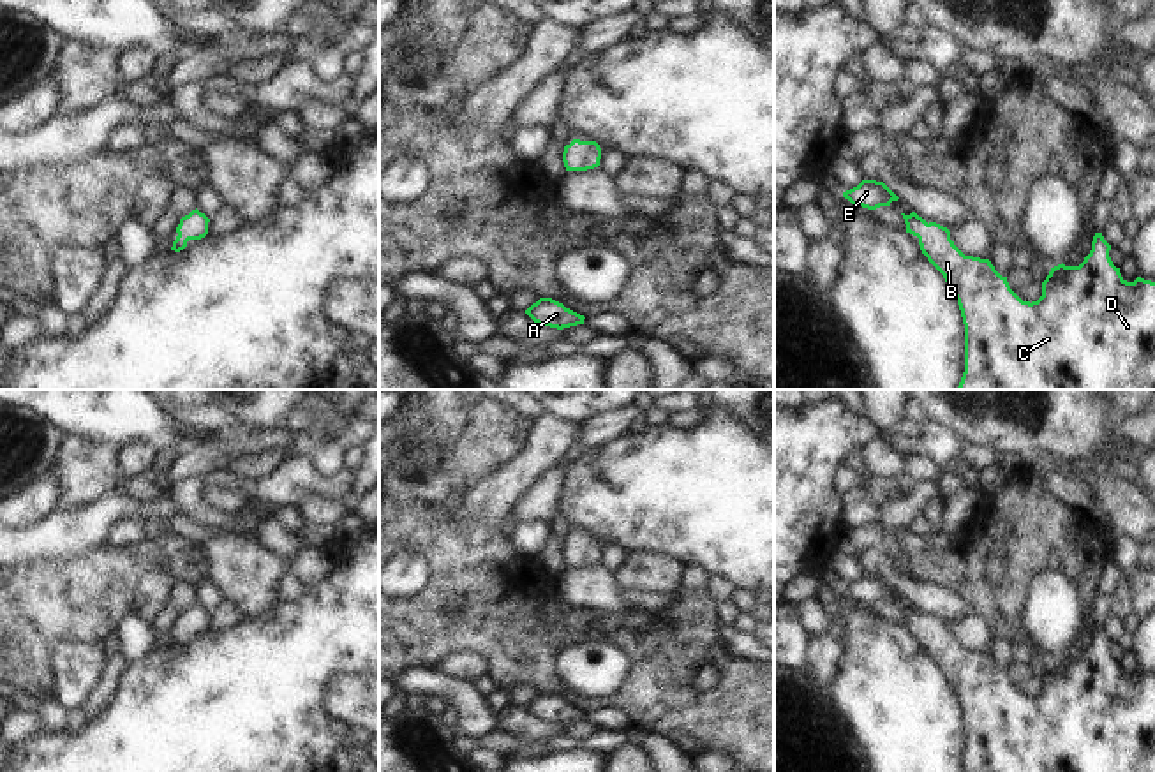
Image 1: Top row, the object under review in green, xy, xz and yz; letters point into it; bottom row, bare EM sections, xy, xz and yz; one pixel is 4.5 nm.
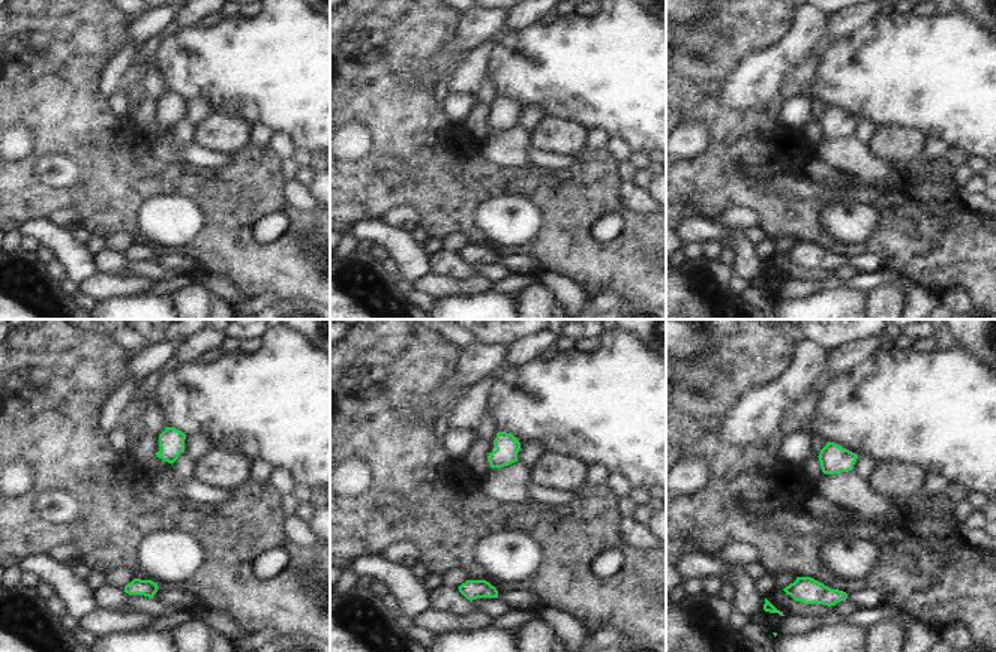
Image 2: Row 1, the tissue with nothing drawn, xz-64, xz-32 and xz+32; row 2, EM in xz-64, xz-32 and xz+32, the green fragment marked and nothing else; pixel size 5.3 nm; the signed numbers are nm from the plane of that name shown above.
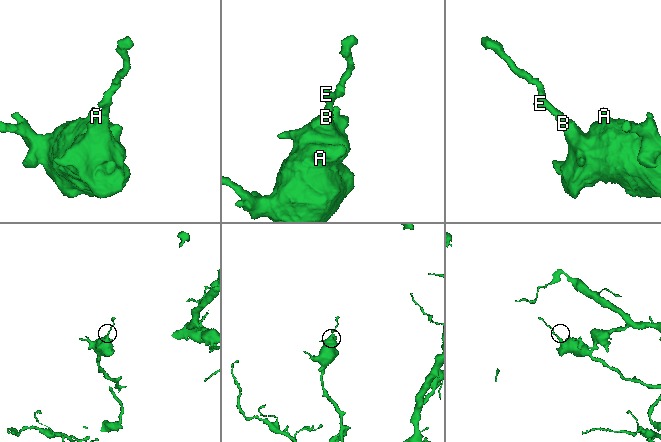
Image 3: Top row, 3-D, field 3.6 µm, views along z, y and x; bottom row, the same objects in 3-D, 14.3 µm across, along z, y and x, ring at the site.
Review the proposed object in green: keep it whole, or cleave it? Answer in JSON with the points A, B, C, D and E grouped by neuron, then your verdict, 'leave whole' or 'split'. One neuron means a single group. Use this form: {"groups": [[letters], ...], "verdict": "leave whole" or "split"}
{"groups": [["A", "B", "C", "D", "E"]], "verdict": "leave whole"}

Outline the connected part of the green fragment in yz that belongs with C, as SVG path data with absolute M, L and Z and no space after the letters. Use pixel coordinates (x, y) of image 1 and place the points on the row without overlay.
M915 606L901 608L906 619L906 627L919 633L919 640L928 656L943 670L952 689L958 694L965 719L965 767L963 772L1155 772L1155 677L1137 672L1127 677L1120 663L1109 652L1111 640L1102 627L1095 627L1092 645L1079 661L1065 661L1063 657L1051 663L1042 677L1042 691L1037 696L1023 696L1009 680L1007 672L1002 672L989 654L965 650L950 635L950 626L936 617L926 617Z

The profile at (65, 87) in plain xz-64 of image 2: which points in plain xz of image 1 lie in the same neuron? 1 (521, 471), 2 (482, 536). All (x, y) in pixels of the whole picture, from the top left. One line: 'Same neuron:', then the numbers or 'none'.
Same neuron: 2

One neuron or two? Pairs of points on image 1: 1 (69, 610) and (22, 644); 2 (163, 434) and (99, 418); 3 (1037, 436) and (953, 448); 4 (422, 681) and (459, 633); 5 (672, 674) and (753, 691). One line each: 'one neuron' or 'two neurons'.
1: one neuron
2: one neuron
3: two neurons
4: two neurons
5: one neuron

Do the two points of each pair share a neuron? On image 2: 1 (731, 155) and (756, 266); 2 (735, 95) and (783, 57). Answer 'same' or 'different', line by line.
1: different
2: same

